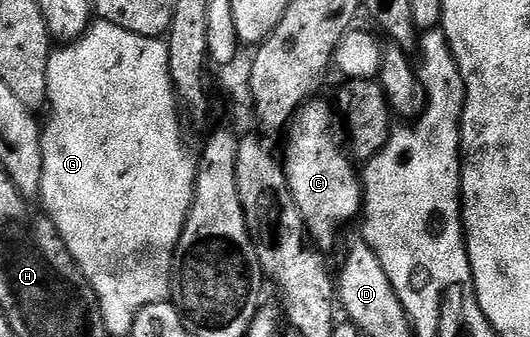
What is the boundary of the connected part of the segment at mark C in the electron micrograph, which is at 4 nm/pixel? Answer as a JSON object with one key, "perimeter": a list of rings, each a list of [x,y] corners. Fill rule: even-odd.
{"perimeter":[[[313,97],[297,111],[292,118],[288,135],[288,148],[285,149],[282,166],[288,176],[288,188],[292,191],[294,201],[308,226],[309,236],[317,248],[329,249],[336,243],[336,230],[340,223],[348,223],[361,214],[364,205],[364,188],[361,176],[355,171],[353,160],[340,148],[340,139],[336,136],[336,115],[332,107],[321,97]]]}

